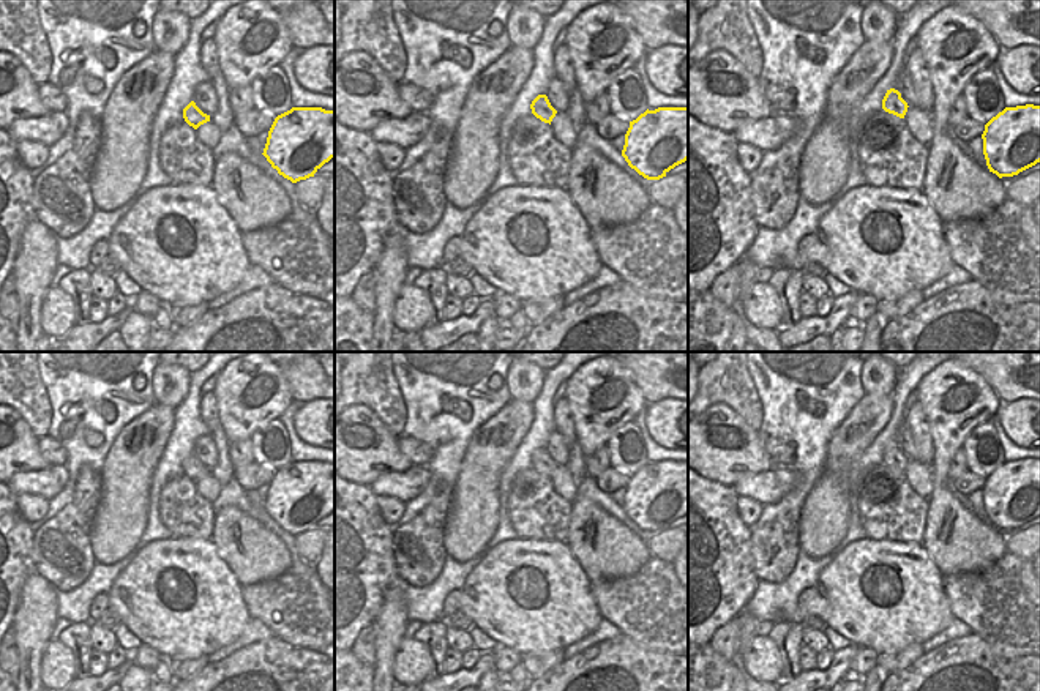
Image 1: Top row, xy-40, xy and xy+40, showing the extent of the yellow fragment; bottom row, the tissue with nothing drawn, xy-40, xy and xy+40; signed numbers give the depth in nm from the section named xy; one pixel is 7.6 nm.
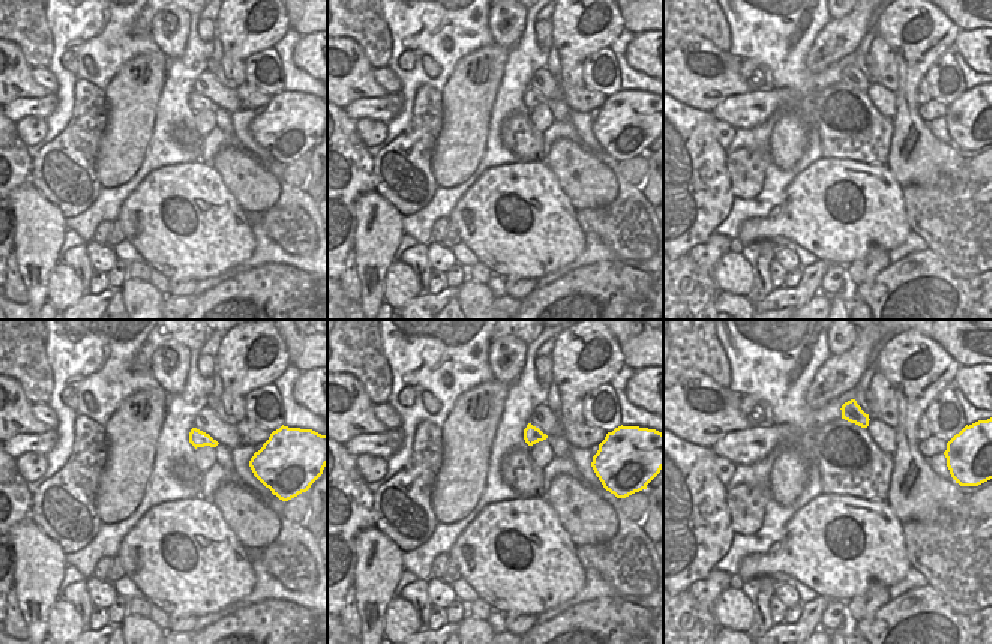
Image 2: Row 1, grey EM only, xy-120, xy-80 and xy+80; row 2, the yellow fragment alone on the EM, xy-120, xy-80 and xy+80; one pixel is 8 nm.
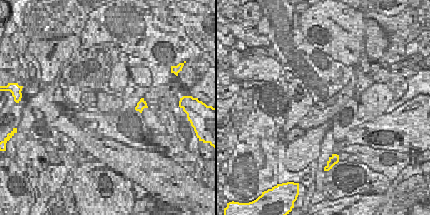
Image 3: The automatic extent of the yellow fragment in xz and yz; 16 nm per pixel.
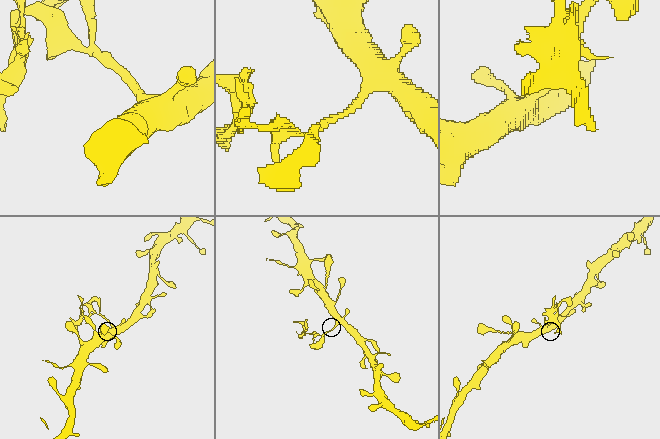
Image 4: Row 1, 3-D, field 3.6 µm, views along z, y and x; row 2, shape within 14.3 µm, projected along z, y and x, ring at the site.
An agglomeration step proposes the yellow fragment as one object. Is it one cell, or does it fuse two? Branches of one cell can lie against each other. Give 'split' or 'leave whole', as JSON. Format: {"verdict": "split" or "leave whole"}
{"verdict": "split"}

